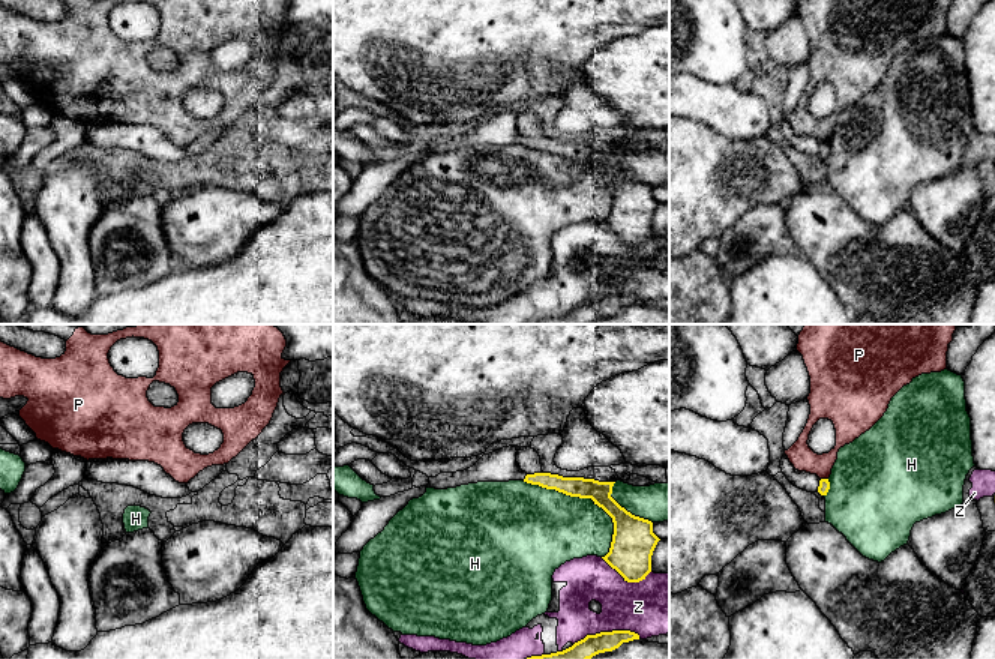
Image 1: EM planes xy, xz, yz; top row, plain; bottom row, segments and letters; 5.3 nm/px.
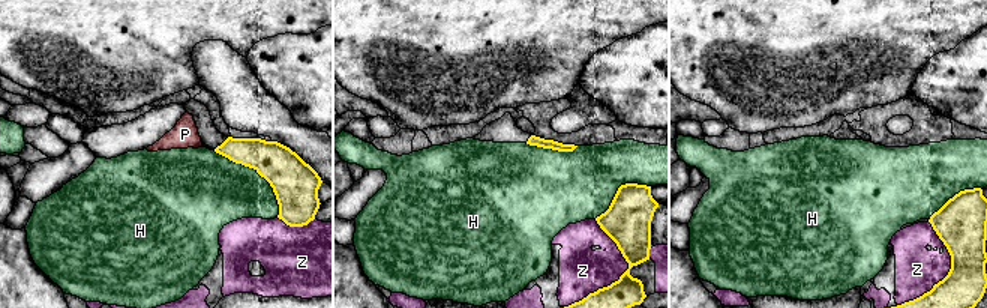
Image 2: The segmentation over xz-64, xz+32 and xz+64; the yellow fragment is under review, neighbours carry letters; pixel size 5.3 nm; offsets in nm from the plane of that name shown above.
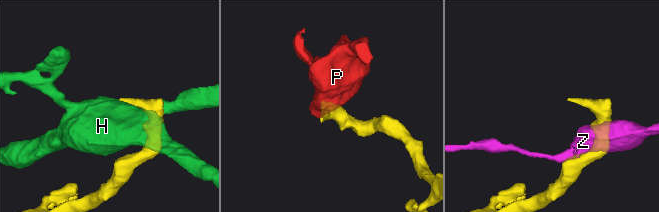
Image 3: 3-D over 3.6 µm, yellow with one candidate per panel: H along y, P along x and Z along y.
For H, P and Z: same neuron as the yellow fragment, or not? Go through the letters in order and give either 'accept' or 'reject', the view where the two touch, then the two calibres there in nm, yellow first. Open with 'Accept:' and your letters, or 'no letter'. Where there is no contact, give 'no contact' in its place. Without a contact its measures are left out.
Accept: no letter
H: reject | xz | 110/400 nm
P: reject | yz | 60/140 nm
Z: reject | xz | 110/280 nm

